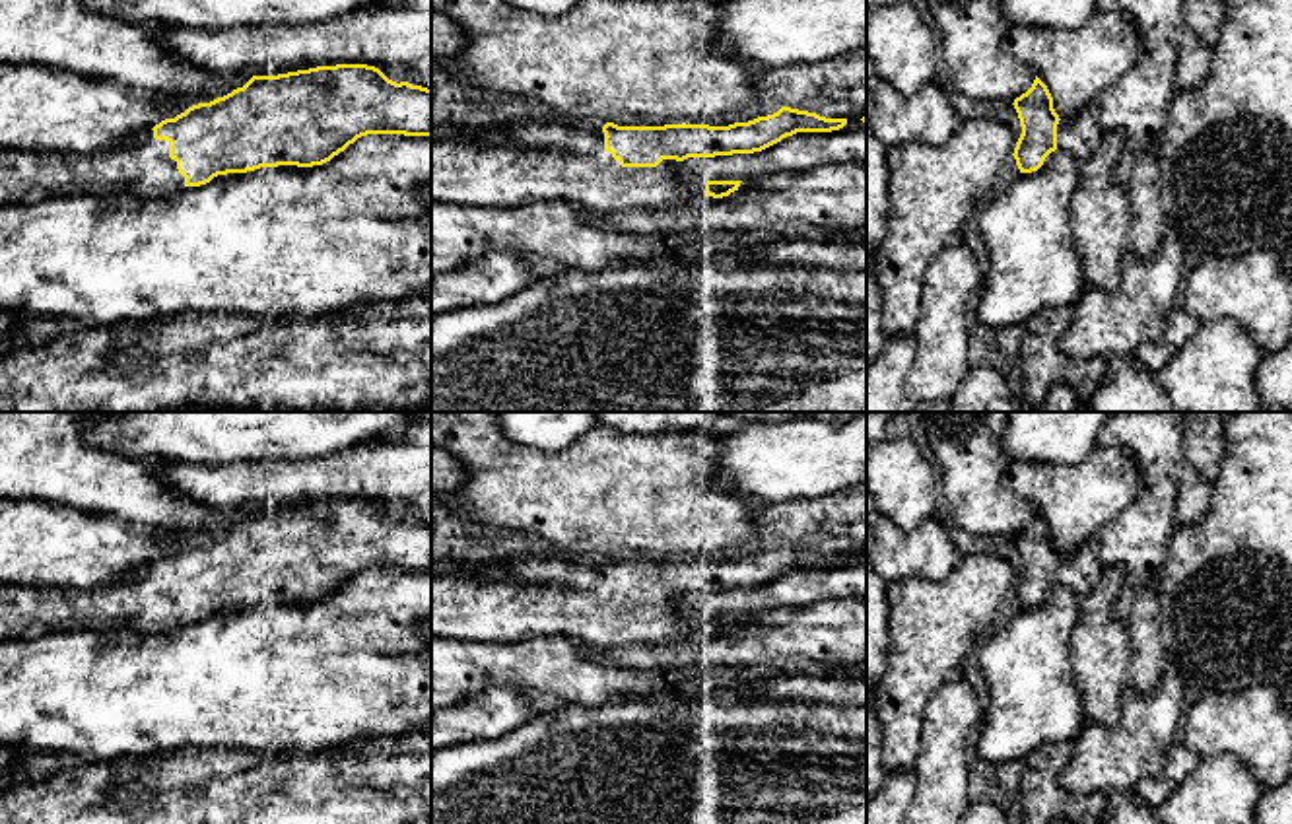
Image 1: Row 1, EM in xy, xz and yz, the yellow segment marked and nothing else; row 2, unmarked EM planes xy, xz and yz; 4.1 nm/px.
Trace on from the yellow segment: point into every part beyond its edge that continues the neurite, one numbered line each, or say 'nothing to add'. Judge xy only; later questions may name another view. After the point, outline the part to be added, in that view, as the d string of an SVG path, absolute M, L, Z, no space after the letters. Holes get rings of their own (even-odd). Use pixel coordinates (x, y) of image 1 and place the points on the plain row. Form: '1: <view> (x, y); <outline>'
1: xy (142, 601); M144 566L109 585L0 585L0 641L33 639L51 632L163 632L185 624L169 577Z

